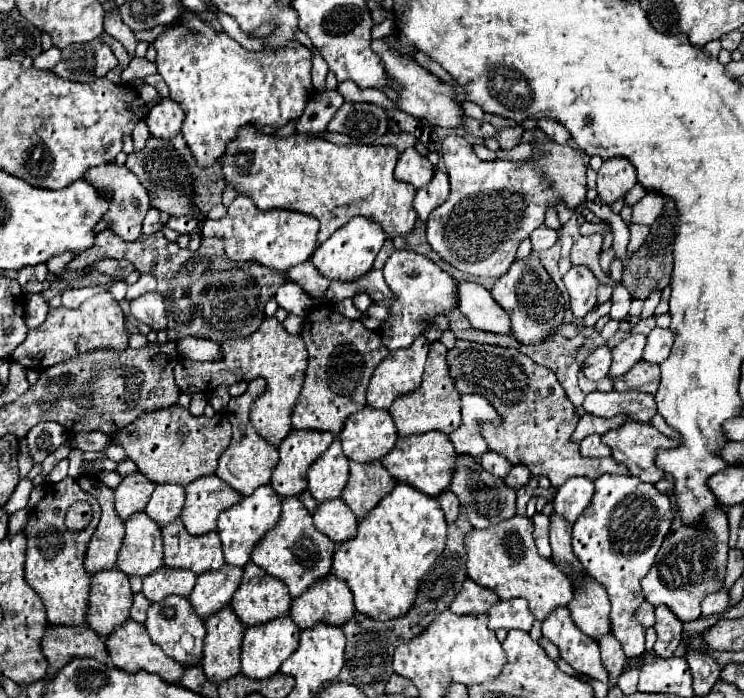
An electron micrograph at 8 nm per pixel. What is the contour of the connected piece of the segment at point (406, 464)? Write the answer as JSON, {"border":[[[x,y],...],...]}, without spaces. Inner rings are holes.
{"border":[[[424,432],[418,436],[400,436],[394,448],[390,450],[390,454],[382,458],[382,466],[398,482],[412,484],[414,488],[418,488],[428,496],[438,496],[450,484],[450,478],[454,472],[454,456],[456,456],[456,450],[450,444],[448,436],[442,436],[442,432]]]}

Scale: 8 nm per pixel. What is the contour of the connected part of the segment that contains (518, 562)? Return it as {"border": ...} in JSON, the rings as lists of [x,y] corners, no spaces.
{"border":[[[514,514],[510,520],[502,520],[496,526],[484,530],[470,530],[466,534],[466,566],[468,576],[494,590],[502,600],[526,598],[530,612],[544,620],[554,608],[568,606],[572,600],[572,584],[568,576],[548,558],[542,558],[534,546],[534,522],[530,516]]]}

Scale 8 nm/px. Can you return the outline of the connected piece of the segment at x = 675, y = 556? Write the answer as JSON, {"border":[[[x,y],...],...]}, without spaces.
{"border":[[[712,512],[710,514],[710,530],[714,530],[714,534],[718,538],[718,546],[712,546],[712,542],[708,540],[706,534],[702,534],[690,526],[682,526],[676,532],[672,532],[664,540],[650,572],[642,578],[644,598],[652,606],[660,606],[660,604],[668,606],[682,622],[700,618],[702,598],[720,588],[718,576],[722,576],[726,572],[728,518],[724,512]]]}

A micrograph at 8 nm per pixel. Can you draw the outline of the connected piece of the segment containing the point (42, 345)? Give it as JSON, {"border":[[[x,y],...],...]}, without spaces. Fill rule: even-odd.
{"border":[[[102,286],[102,290],[96,296],[88,298],[74,310],[64,306],[50,308],[46,322],[40,324],[38,328],[28,330],[26,340],[18,348],[14,348],[12,360],[28,370],[44,370],[94,348],[124,350],[126,346],[128,346],[128,332],[124,328],[124,314],[118,302],[114,300],[112,292],[106,286]]]}

